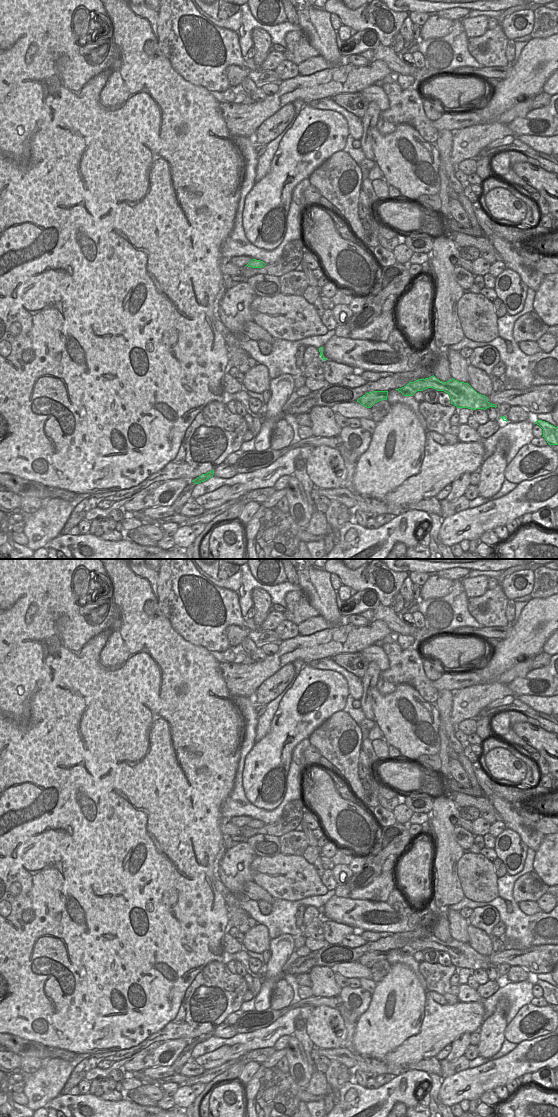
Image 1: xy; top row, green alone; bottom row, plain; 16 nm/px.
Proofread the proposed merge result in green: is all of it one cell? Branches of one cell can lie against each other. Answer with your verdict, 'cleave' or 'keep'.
cleave

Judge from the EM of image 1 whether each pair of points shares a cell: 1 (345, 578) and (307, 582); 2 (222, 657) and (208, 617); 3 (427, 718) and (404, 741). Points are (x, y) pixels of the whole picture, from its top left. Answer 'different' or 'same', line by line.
1: different
2: different
3: same

